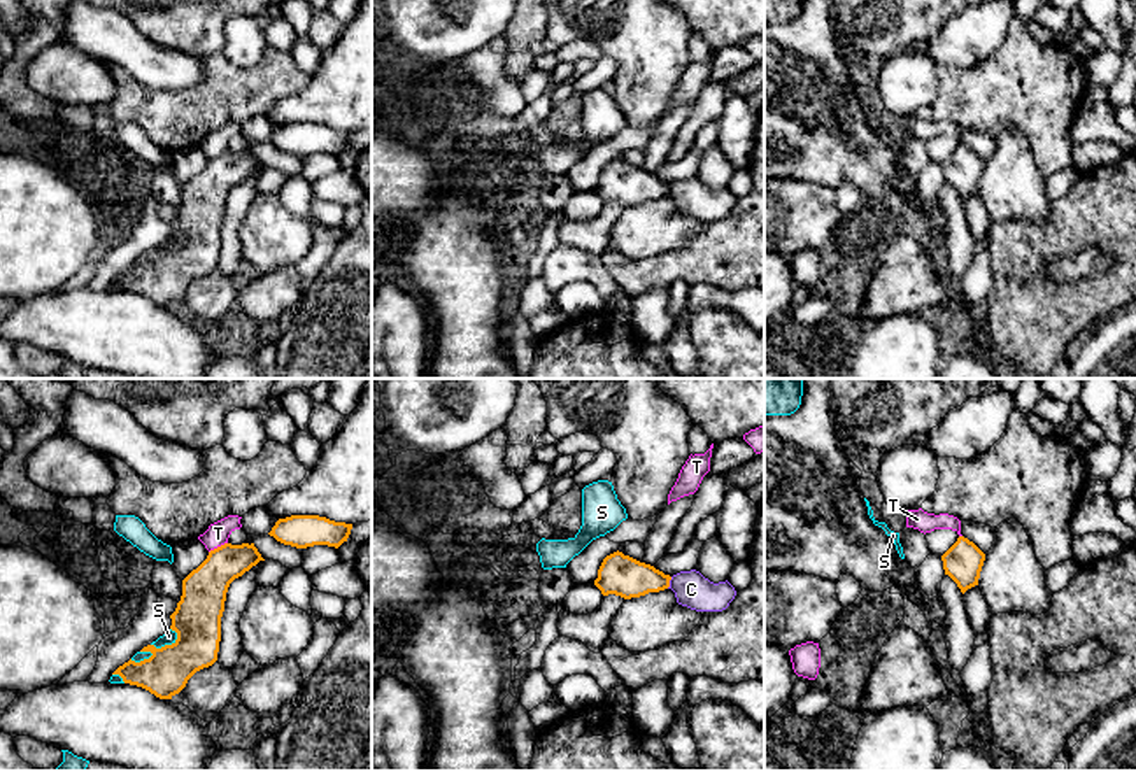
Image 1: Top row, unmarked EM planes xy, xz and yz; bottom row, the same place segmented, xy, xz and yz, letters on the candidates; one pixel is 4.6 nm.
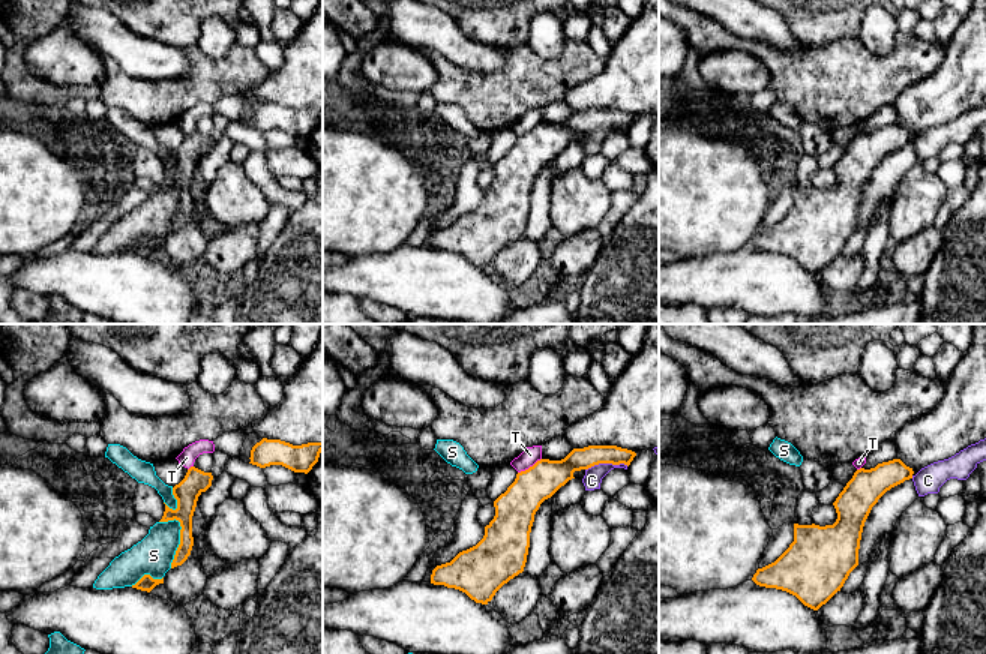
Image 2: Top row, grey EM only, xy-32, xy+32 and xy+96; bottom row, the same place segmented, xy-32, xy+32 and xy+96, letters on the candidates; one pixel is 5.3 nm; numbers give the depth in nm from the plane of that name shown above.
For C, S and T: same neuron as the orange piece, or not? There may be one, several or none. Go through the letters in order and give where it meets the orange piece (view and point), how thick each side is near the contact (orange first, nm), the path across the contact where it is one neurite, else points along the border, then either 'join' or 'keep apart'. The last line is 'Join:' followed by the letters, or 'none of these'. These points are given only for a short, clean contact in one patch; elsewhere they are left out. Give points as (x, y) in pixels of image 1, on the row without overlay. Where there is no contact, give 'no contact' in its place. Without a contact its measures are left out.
C: xz (668, 190) | 190/160 nm | along xz (672, 184), (667, 195) | keep apart
S: xy (165, 253) | 220/60 nm | keep apart
T: xy (218, 155) | 200/110 nm | along xy (227, 149), (209, 160) | keep apart
Join: none of these

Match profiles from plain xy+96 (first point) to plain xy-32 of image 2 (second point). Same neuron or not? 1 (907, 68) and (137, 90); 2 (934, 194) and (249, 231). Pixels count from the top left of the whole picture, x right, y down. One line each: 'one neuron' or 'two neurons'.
1: one neuron
2: two neurons

